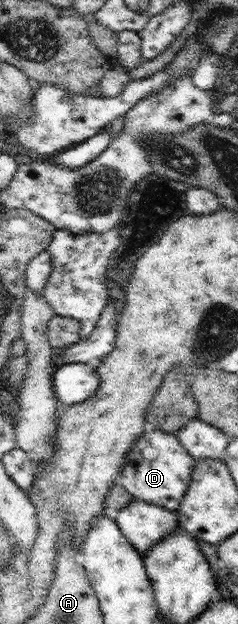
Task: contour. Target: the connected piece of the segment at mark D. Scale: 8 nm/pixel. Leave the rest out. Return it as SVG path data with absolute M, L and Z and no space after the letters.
M147 426L128 453L117 482L133 497L176 513L188 490L195 463L195 458L180 444L177 435Z

